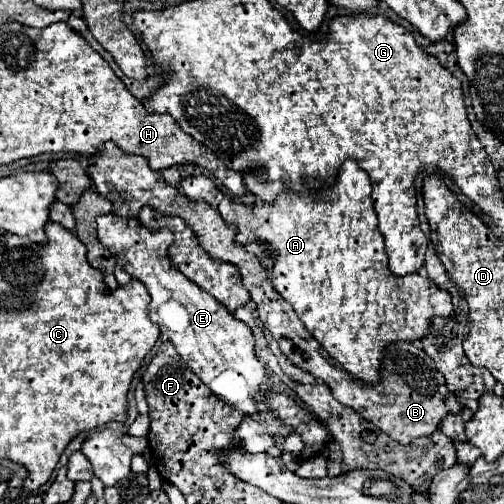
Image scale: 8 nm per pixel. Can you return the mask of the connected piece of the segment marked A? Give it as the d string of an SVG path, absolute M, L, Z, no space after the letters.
M355 158L343 162L335 182L323 186L319 198L313 194L283 194L283 198L275 198L273 204L247 206L225 196L215 184L209 184L207 176L187 176L183 178L181 188L187 198L209 202L221 212L225 222L239 226L235 242L241 242L261 260L269 274L273 274L277 292L295 308L305 328L329 352L329 356L363 382L375 384L379 380L379 364L385 346L399 340L421 340L435 316L449 316L453 312L451 294L437 288L433 280L423 278L421 274L409 274L405 278L395 278L395 274L391 274L383 234L379 234L377 214L371 200L371 178L357 166Z

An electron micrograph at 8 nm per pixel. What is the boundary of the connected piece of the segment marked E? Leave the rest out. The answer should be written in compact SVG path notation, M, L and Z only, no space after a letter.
M111 212L111 214L101 214L97 218L97 234L99 234L101 244L105 248L109 248L111 252L115 252L123 260L125 272L131 274L133 278L141 280L147 286L147 290L151 294L149 318L161 328L161 334L175 346L175 350L181 354L181 358L187 362L187 366L201 378L201 382L205 386L211 388L211 392L215 396L219 396L229 406L253 416L255 410L257 410L255 396L263 392L265 382L269 380L265 368L261 366L261 362L255 356L253 334L251 334L249 326L243 324L241 320L237 320L231 312L227 312L221 302L211 298L211 294L203 292L197 284L193 284L189 278L185 278L179 270L175 270L171 266L169 252L167 252L171 242L173 242L171 230L167 230L167 228L147 230L137 218L127 218L125 220L125 218L119 218L117 214Z

